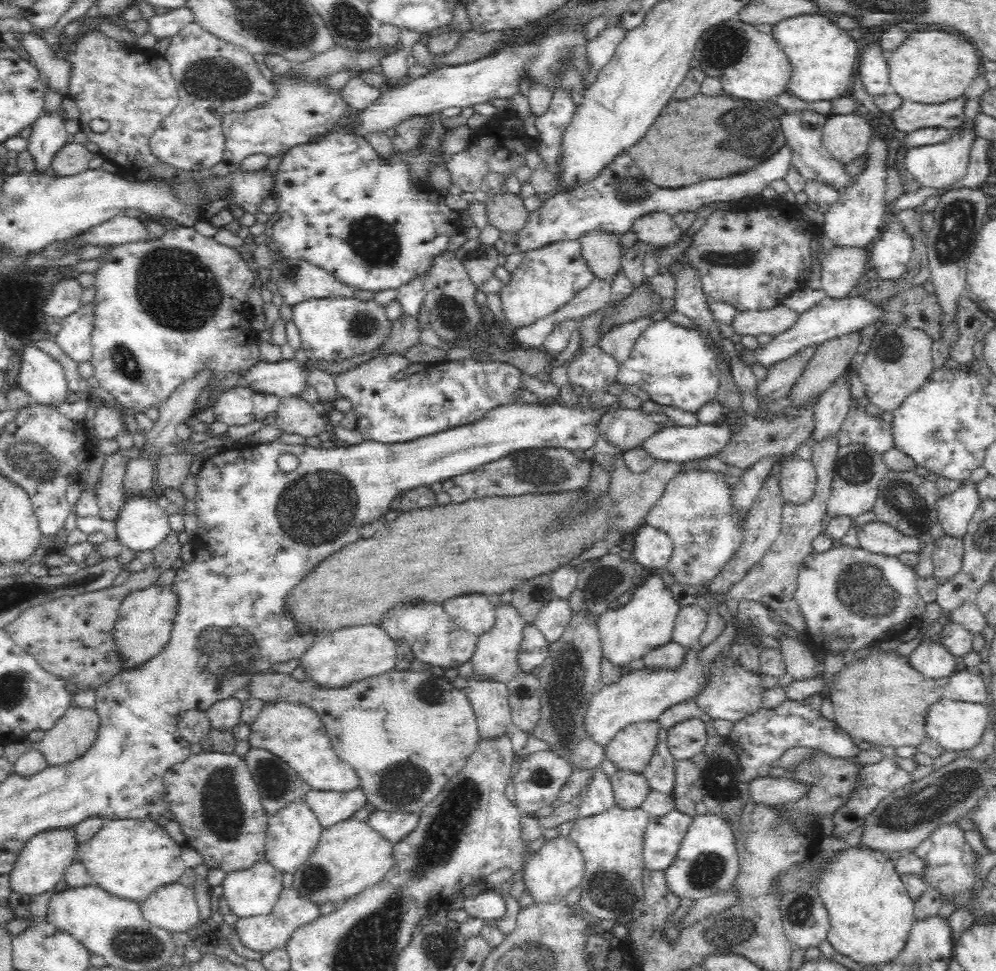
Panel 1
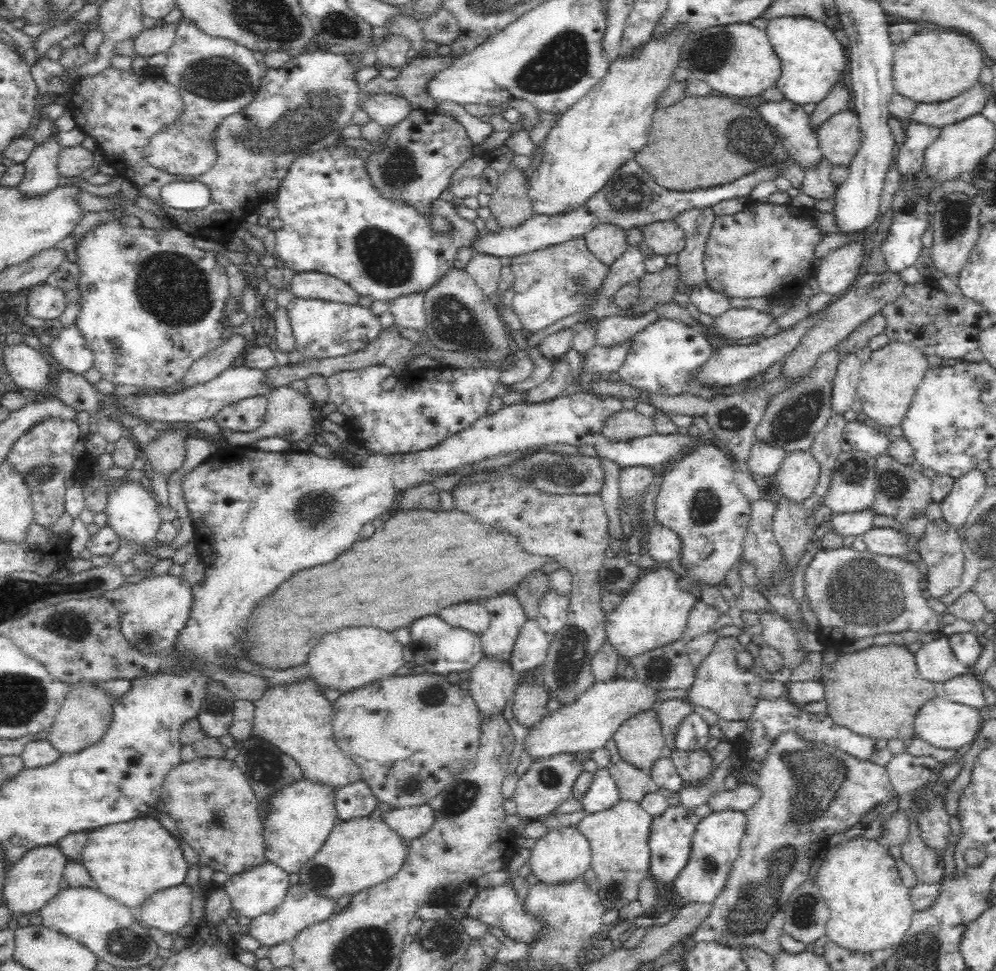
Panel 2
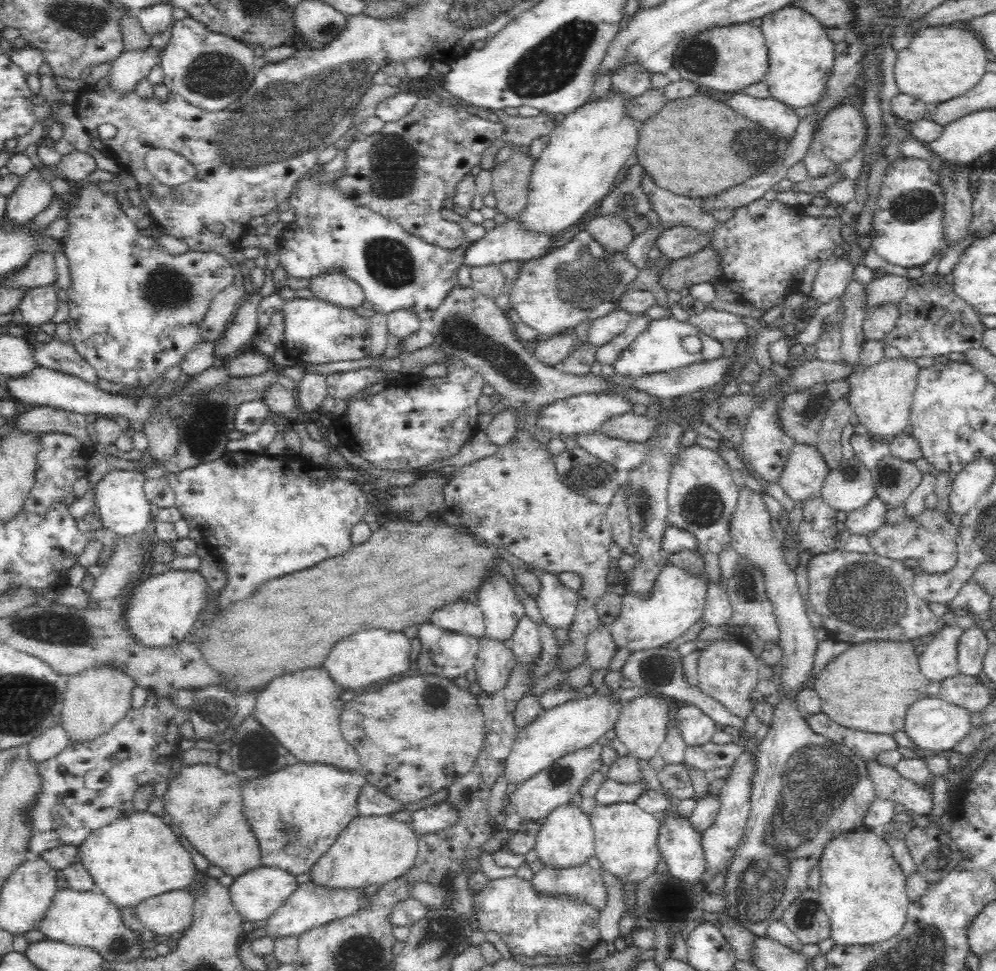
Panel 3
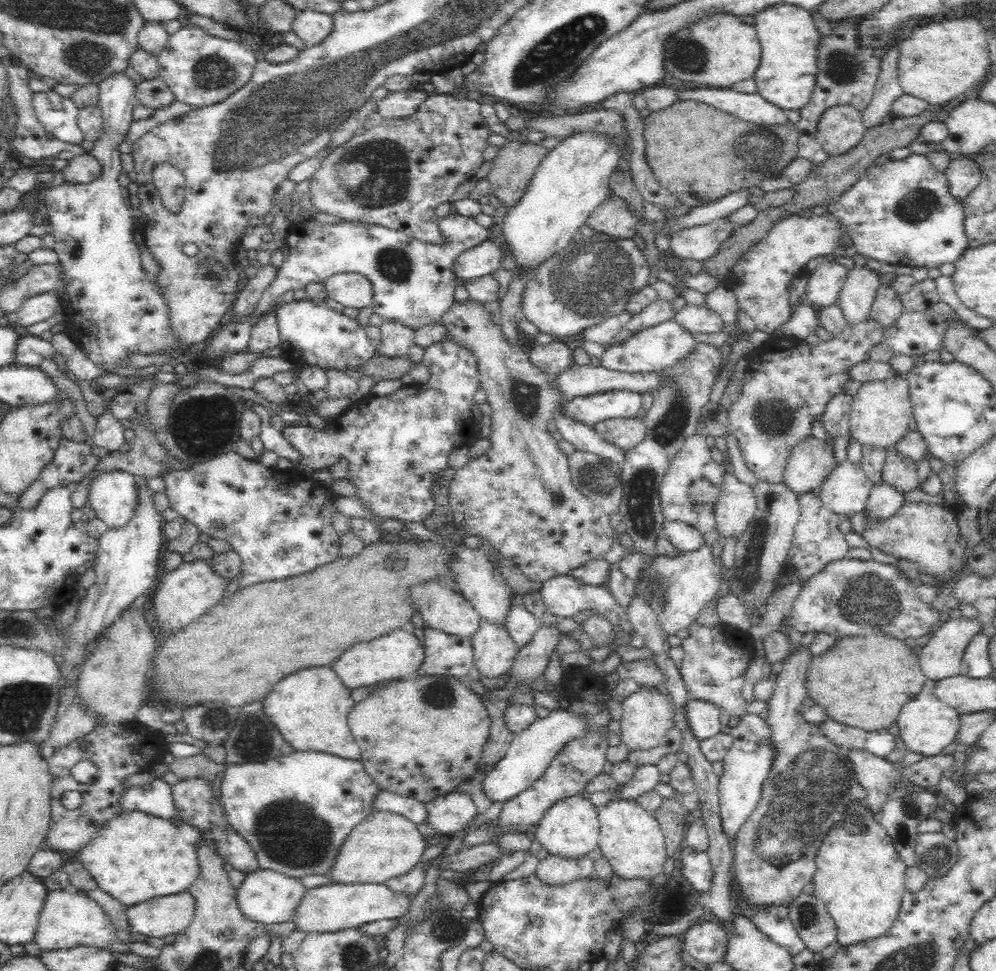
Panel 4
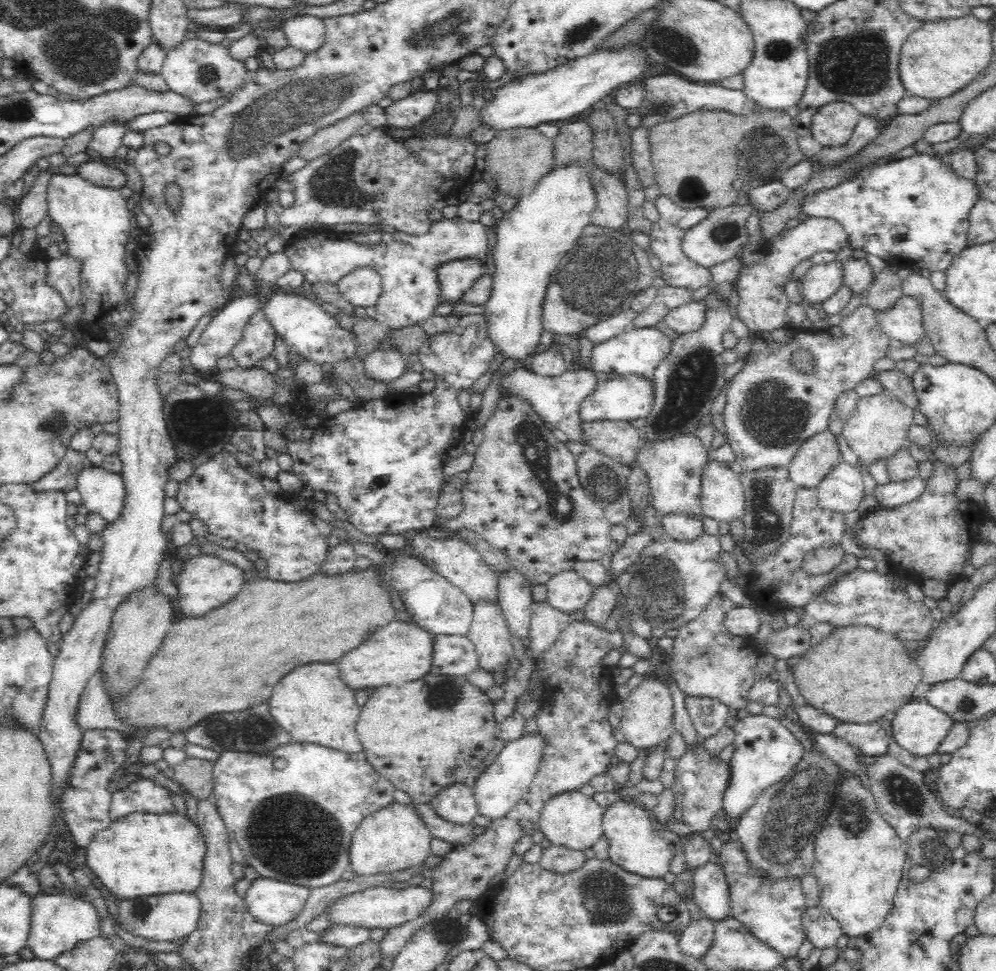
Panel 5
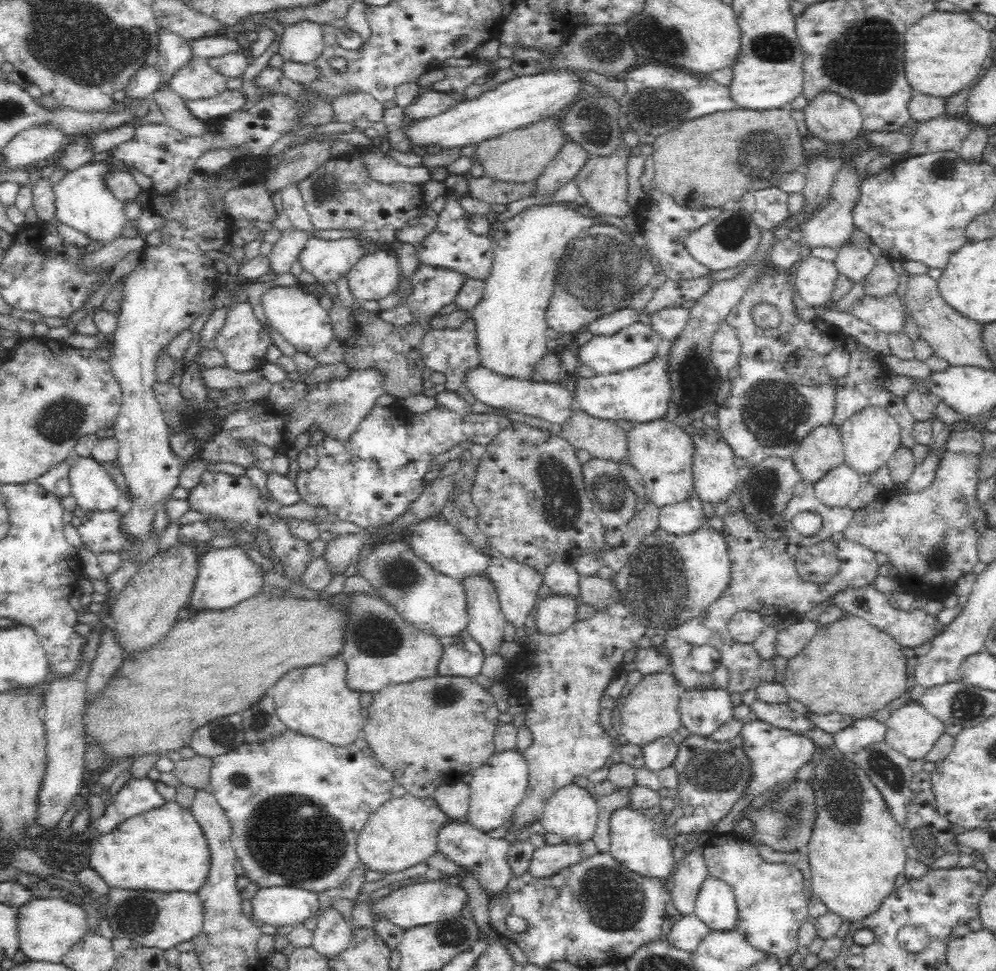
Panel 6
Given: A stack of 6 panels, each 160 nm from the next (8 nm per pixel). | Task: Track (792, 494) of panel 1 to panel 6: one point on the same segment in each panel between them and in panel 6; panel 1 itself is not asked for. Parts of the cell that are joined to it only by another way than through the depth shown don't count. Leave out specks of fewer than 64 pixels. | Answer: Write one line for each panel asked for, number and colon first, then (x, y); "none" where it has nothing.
2: (798, 477)
3: (805, 472)
4: (812, 461)
5: (816, 457)
6: (821, 450)

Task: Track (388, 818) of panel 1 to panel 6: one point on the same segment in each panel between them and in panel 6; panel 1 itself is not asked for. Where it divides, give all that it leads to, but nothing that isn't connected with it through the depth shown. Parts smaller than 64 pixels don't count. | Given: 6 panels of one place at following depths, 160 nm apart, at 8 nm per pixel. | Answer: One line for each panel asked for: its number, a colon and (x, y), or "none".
2: (411, 822)
3: (437, 817)
4: (449, 813)
5: (455, 803)
6: (453, 798)

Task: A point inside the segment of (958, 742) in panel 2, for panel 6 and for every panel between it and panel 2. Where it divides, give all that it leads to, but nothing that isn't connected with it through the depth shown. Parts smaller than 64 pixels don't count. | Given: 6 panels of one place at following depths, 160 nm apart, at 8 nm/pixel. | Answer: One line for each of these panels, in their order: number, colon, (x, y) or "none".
3: (932, 724)
4: (926, 725)
5: (919, 728)
6: (911, 731)

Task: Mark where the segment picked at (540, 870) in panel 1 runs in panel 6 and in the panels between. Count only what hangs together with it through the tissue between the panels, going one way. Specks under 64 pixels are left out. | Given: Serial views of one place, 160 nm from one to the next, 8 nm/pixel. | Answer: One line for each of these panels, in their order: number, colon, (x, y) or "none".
2: (562, 854)
3: (565, 839)
4: (570, 827)
5: (571, 819)
6: (571, 812)

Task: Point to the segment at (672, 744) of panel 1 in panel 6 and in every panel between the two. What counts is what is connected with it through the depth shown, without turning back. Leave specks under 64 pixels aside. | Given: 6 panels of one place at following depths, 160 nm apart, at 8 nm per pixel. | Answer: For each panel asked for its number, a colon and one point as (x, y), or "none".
2: (693, 733)
3: (696, 727)
4: (704, 716)
5: (708, 716)
6: (702, 710)

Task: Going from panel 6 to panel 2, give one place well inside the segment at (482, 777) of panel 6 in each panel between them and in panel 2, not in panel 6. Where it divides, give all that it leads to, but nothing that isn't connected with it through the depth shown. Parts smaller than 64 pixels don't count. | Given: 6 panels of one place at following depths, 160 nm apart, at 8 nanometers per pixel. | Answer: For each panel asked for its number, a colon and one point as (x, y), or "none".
2: (586, 724)
3: (575, 724)
4: (531, 750)
5: (502, 785)

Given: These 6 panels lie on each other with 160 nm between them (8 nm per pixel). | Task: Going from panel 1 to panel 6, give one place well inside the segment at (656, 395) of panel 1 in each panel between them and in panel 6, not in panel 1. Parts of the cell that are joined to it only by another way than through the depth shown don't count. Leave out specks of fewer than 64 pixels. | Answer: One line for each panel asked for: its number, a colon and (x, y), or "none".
2: (661, 356)
3: (659, 348)
4: (649, 350)
5: (637, 350)
6: (635, 344)

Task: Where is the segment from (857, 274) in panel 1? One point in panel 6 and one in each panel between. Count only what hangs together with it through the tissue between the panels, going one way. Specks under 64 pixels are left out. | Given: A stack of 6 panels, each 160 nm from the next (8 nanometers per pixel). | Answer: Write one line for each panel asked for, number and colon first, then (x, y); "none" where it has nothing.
2: (835, 273)
3: (834, 273)
4: (825, 281)
5: (821, 281)
6: (814, 280)

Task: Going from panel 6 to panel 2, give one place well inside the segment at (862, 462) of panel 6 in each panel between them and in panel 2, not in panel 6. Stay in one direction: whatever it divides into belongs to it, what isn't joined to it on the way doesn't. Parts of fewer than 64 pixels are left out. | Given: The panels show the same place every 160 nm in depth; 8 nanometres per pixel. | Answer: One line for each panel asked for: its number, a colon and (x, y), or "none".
2: (888, 382)
3: (882, 397)
4: (880, 414)
5: (878, 428)

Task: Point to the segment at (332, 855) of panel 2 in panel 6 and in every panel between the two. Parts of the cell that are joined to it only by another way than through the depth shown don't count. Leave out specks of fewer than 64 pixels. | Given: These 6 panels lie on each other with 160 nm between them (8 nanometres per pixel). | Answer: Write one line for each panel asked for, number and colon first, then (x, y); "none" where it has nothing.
3: (372, 850)
4: (385, 844)
5: (395, 837)
6: (402, 832)

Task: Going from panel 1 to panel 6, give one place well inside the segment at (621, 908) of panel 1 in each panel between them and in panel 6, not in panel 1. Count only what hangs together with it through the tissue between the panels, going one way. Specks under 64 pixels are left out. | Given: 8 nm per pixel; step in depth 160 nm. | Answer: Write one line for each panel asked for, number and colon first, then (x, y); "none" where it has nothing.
2: (619, 837)
3: (626, 836)
4: (631, 839)
5: (634, 844)
6: (638, 842)

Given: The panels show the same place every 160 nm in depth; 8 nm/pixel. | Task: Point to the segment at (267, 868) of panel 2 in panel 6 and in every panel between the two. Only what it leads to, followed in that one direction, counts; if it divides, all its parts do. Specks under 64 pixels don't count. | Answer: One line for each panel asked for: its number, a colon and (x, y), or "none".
3: (257, 894)
4: (267, 897)
5: (272, 902)
6: (274, 908)

